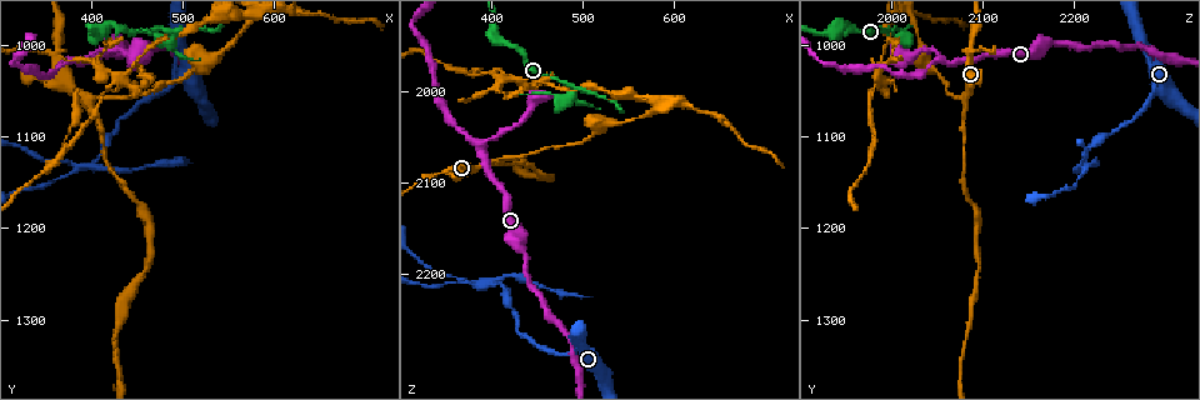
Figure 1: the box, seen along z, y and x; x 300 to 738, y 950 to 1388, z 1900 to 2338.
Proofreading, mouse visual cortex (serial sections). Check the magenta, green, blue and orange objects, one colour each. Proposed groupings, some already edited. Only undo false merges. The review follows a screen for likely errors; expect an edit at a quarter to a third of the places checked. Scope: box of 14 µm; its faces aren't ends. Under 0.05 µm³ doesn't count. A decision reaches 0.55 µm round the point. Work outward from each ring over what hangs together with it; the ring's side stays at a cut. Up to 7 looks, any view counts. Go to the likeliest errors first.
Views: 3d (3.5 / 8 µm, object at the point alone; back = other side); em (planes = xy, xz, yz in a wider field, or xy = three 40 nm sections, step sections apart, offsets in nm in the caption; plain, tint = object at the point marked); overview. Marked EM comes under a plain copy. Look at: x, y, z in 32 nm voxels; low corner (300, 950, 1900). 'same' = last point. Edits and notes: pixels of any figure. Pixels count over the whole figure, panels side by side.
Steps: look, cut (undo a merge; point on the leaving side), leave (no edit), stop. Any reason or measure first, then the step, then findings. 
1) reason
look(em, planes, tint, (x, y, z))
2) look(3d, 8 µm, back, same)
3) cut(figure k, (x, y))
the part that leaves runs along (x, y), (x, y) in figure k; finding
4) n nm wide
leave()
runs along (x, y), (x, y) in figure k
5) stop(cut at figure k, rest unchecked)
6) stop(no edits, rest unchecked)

a narrow waist
look(3d, 8 µm, (390, 1055, 2085))

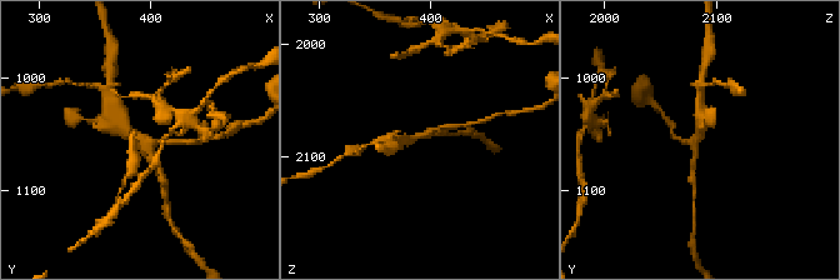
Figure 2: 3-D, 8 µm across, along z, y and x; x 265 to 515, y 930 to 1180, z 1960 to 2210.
closer look
look(3d, 3.5 µm, (388, 1054, 2080))

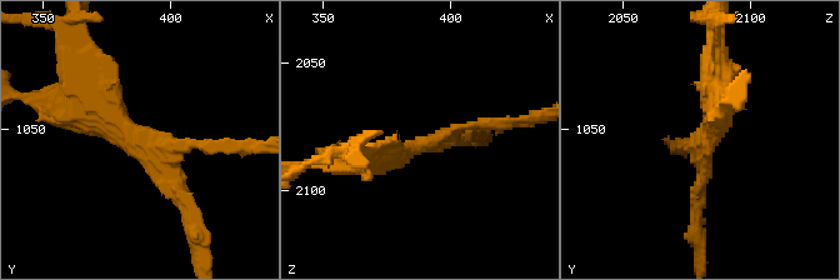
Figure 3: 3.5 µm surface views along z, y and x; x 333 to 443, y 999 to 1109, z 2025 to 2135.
3 arms; arms of 100, 200, 400 nm
look(em, xy, step 1, tint, (389, 1055, 2083))

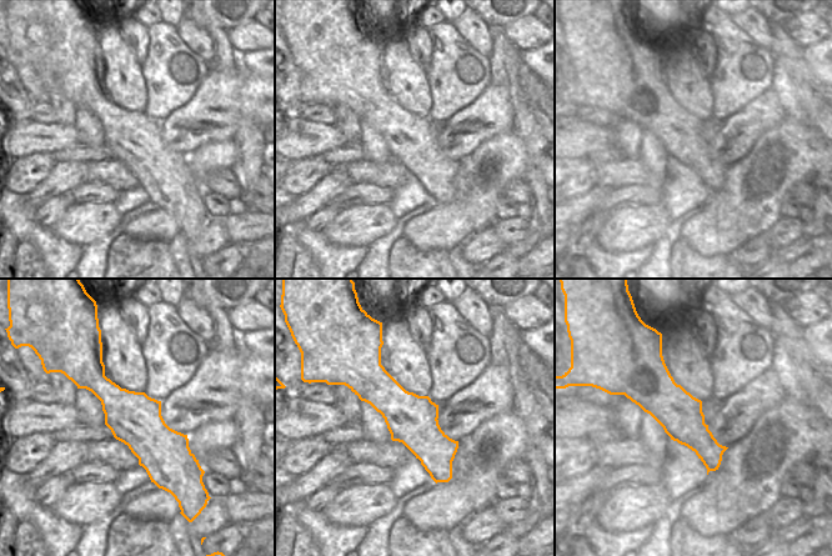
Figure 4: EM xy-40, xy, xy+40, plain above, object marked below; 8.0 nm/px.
400 nm wide
leave()
runs along (376, 366), (376, 385), (447, 475) in figure 4; one cell here

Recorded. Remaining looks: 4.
thick turns thin
look(3d, 8 µm, (345, 1005, 2090))

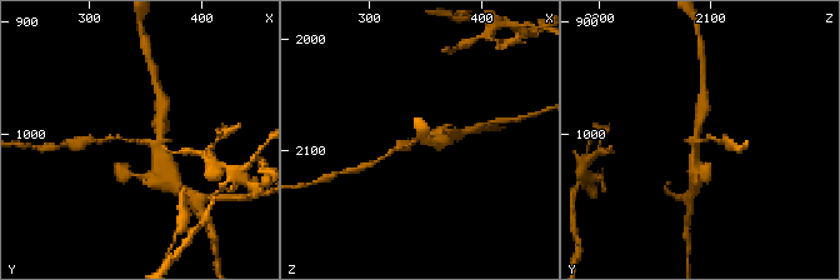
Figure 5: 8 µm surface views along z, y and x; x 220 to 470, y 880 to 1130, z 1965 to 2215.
3 arms; arms of 100, 250, 250 nm
look(em, planes, tint, (346, 1006, 2090))

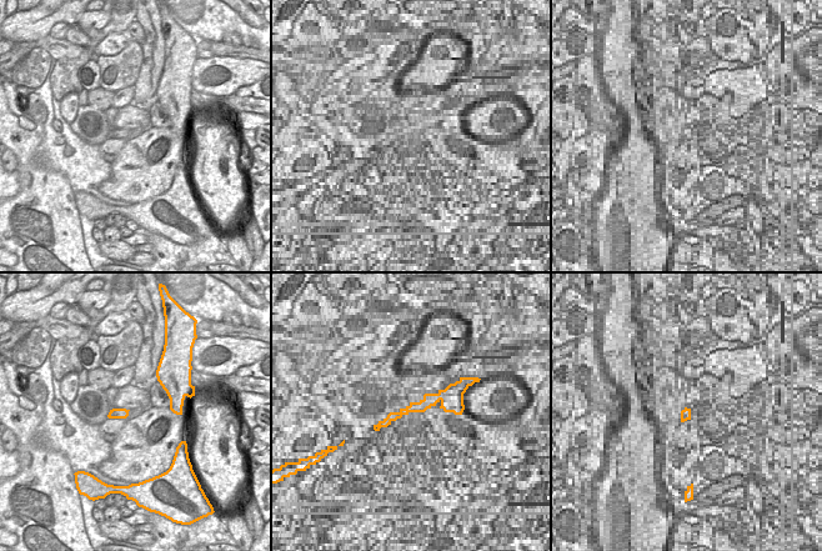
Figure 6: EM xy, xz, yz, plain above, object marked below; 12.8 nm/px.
130 nm wide
cut(figure 5, (131, 140))
the part that leaves runs along (153, 143), (105, 138) in figure 5; two cells meet here

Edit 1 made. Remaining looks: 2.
three-way junction
look(3d, 8 µm, (410, 1125, 2210))

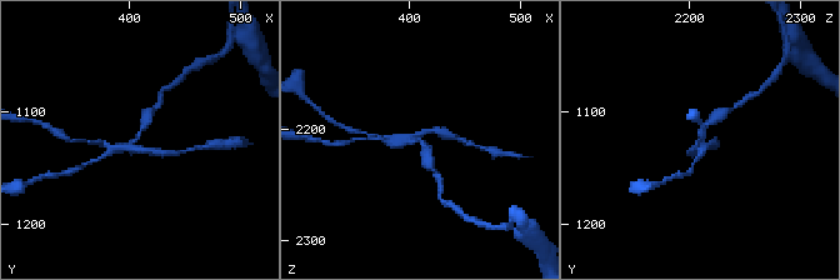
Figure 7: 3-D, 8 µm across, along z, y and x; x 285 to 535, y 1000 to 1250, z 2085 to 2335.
need the tissue
look(em, xy, step 5, tint, (404, 1128, 2212))

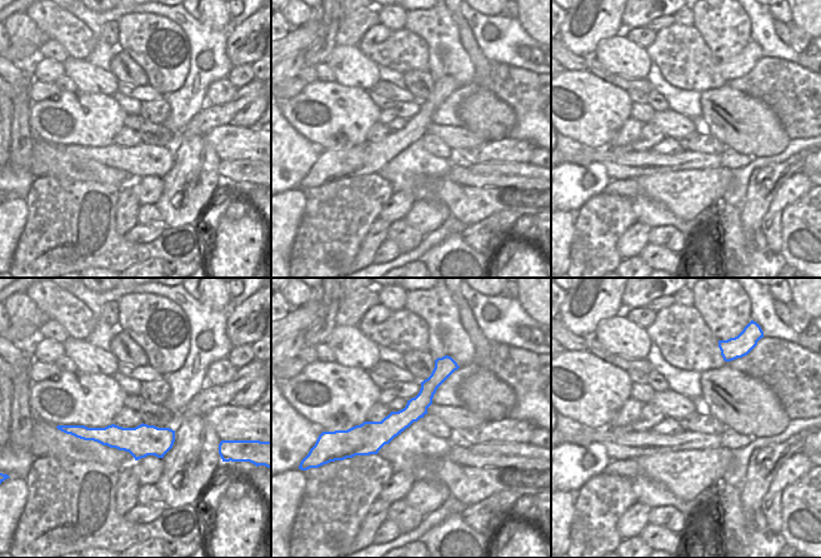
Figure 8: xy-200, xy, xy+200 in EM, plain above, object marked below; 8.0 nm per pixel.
arms of 150, 250, 250 nm
cut(figure 7, (153, 151))
the part that leaves runs along (135, 146), (150, 153), (181, 151) in figure 7; two cells meet here

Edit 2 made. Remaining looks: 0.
stop(cut at figure 5, cut at figure 7, rest unchecked)

